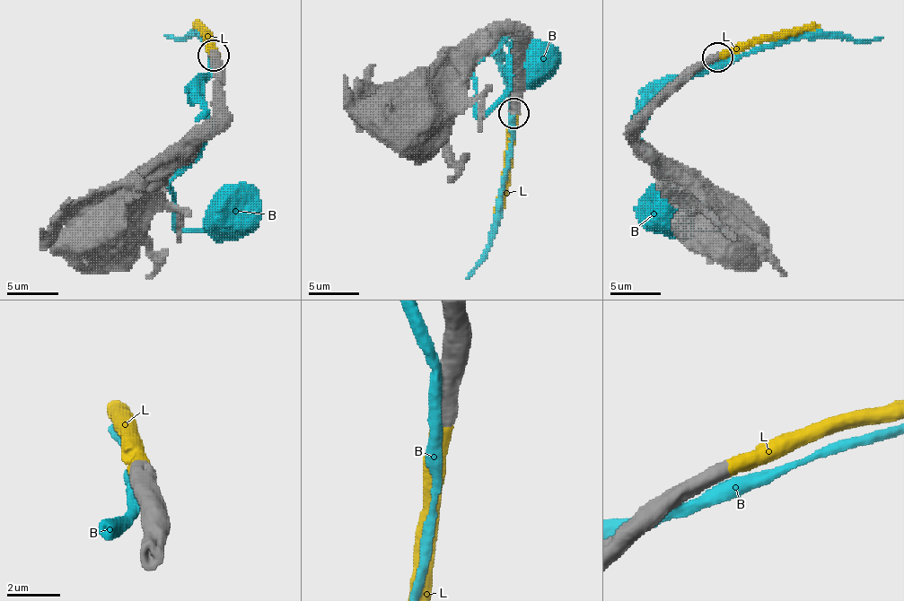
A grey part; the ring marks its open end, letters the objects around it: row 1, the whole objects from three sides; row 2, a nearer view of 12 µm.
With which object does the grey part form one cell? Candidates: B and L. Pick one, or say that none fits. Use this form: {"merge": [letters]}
{"merge": ["L"]}

